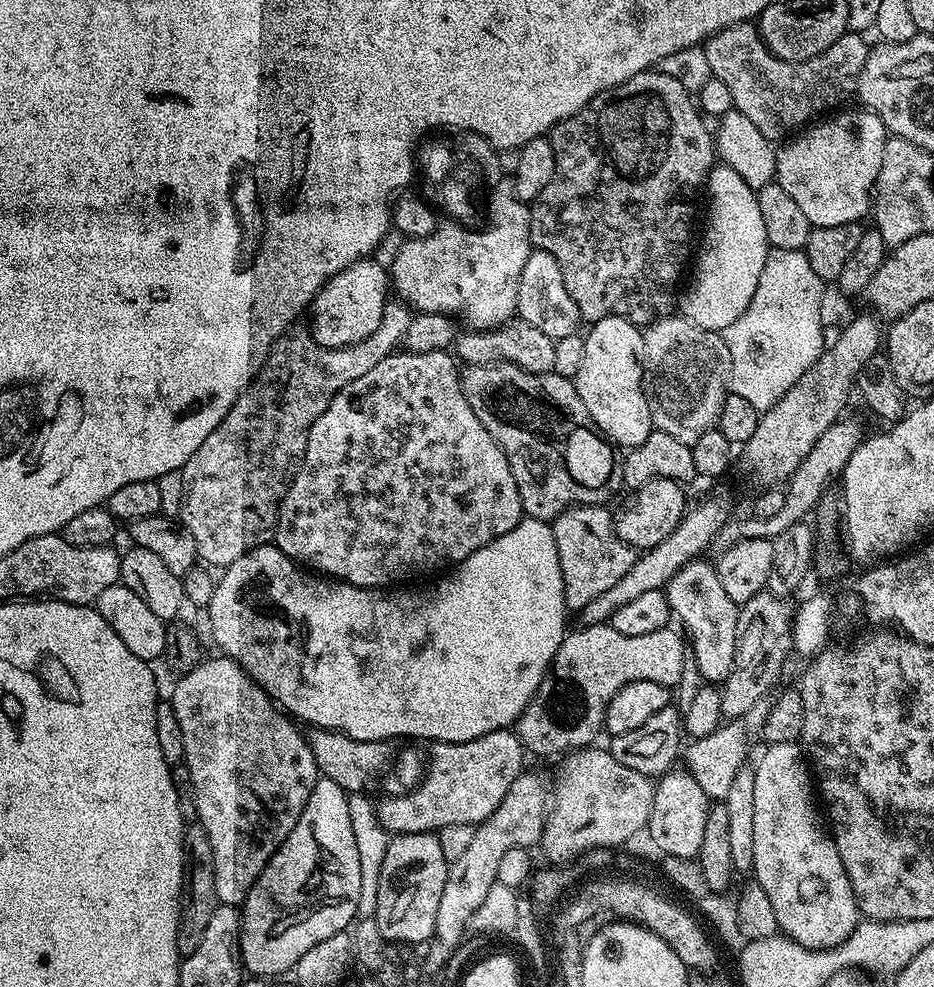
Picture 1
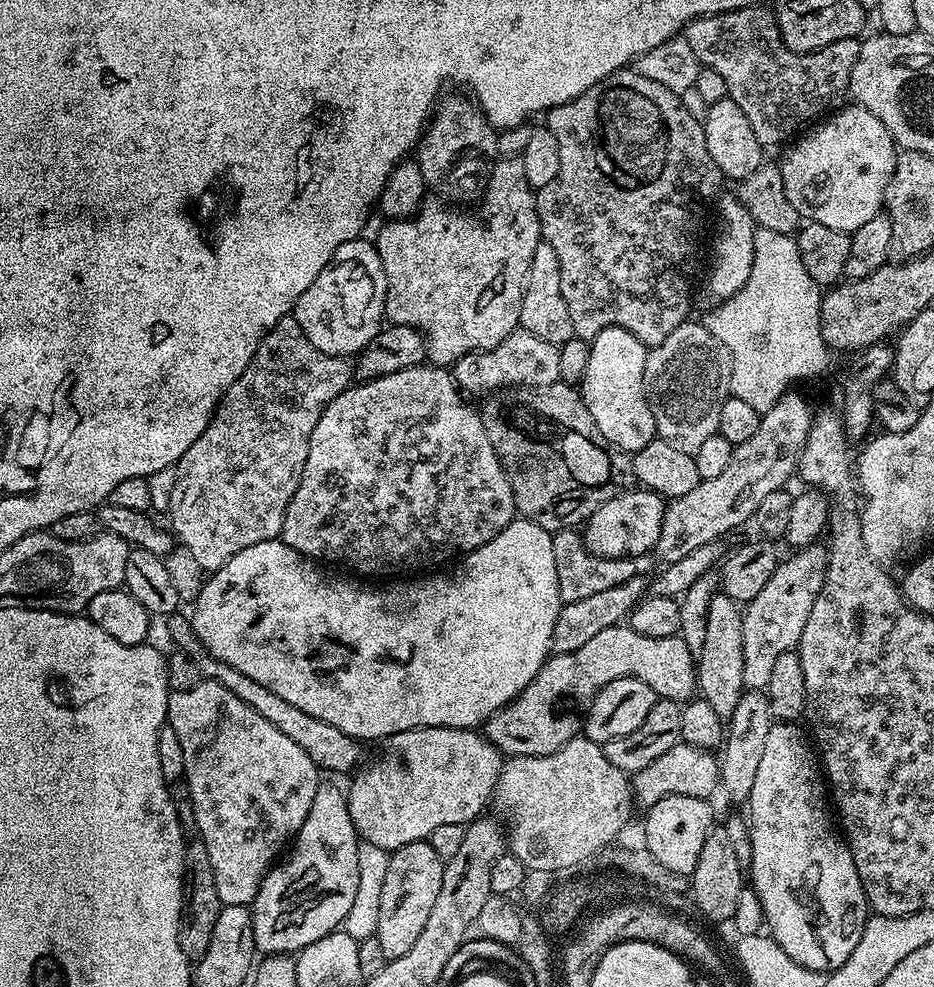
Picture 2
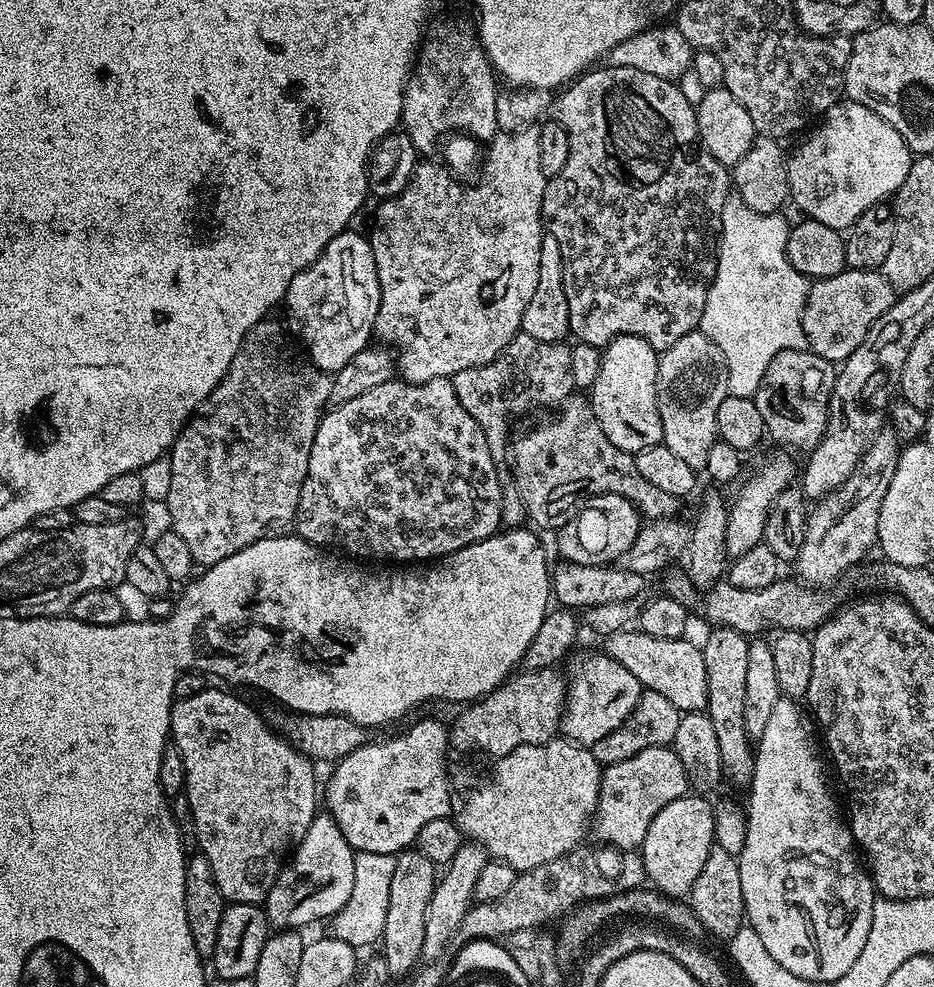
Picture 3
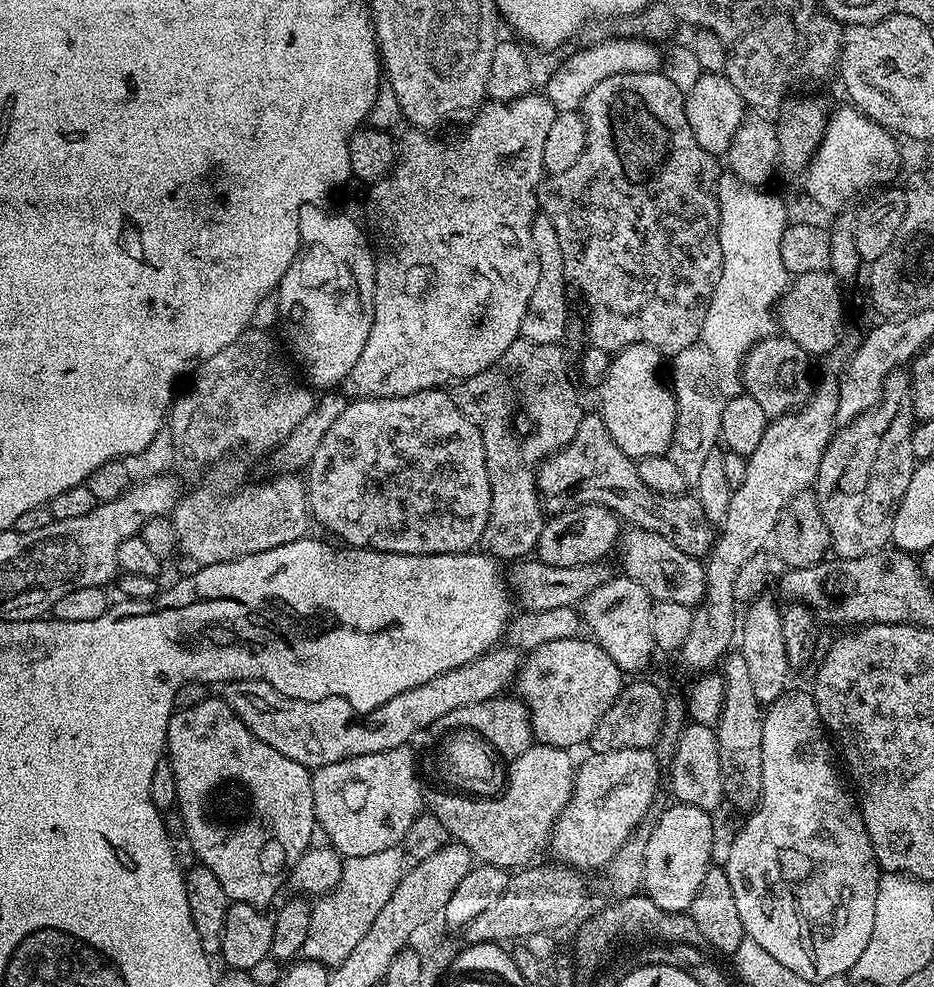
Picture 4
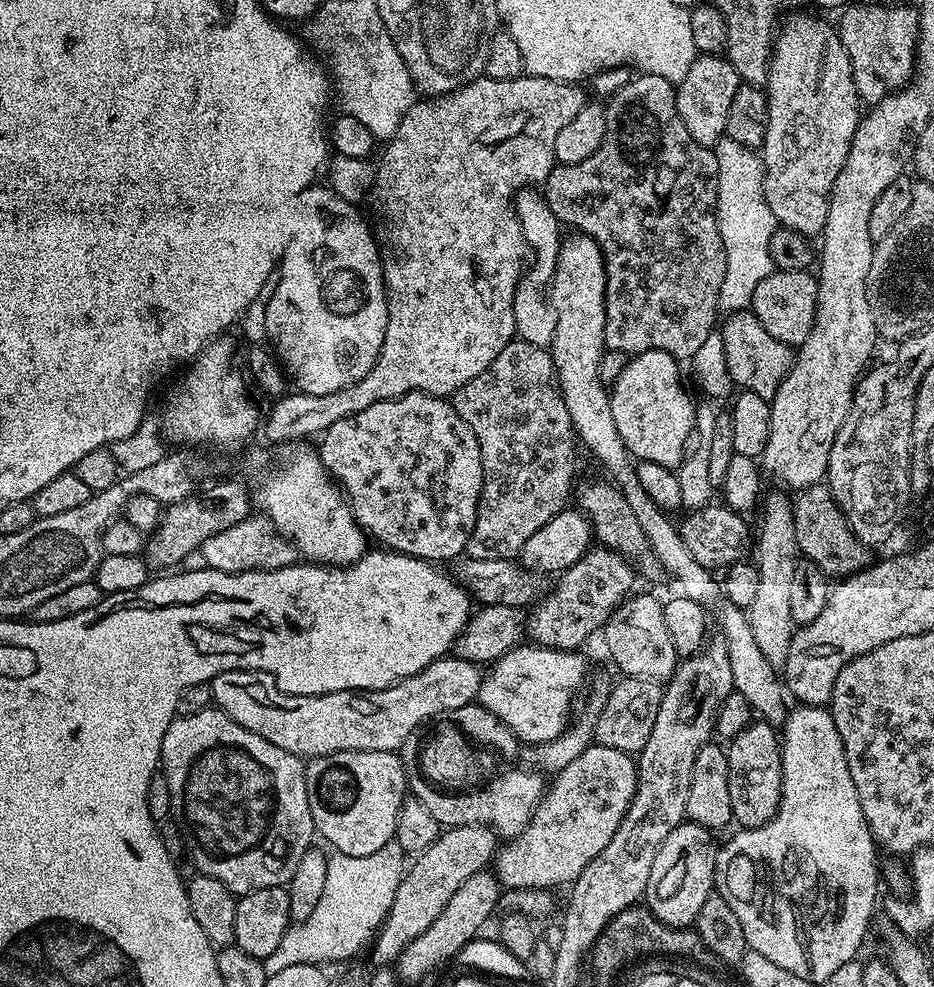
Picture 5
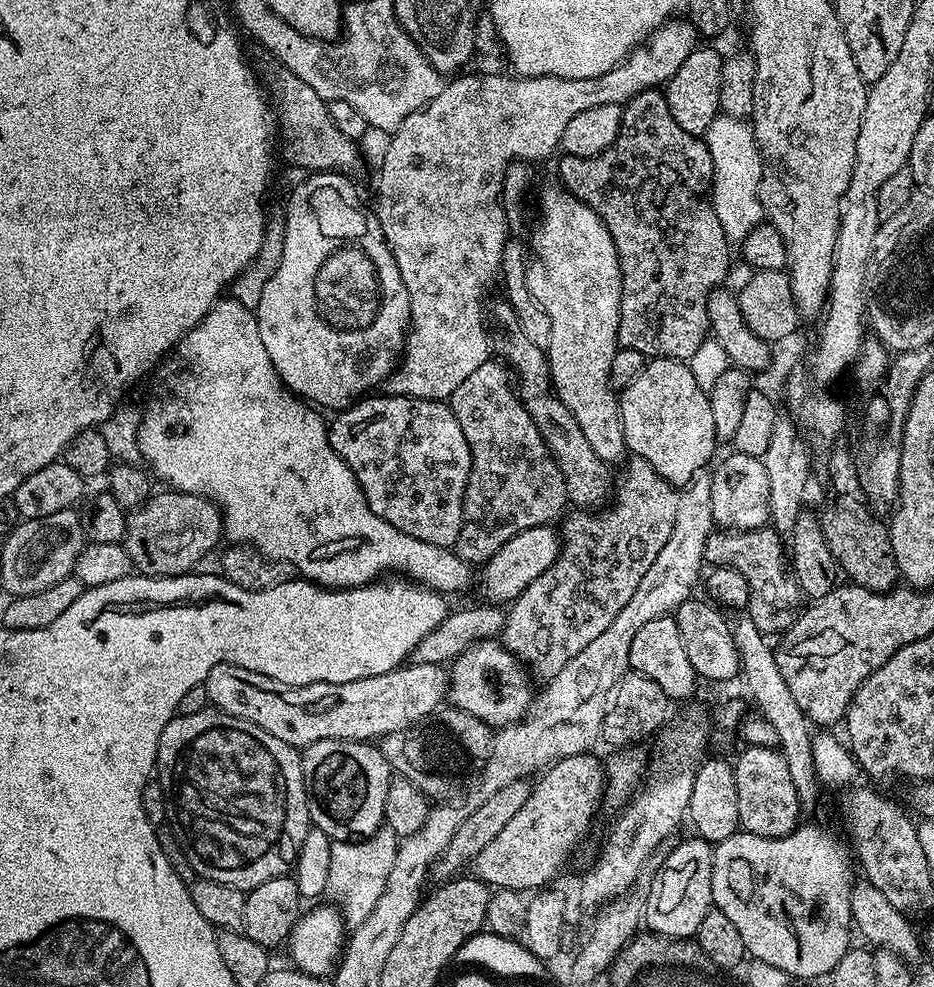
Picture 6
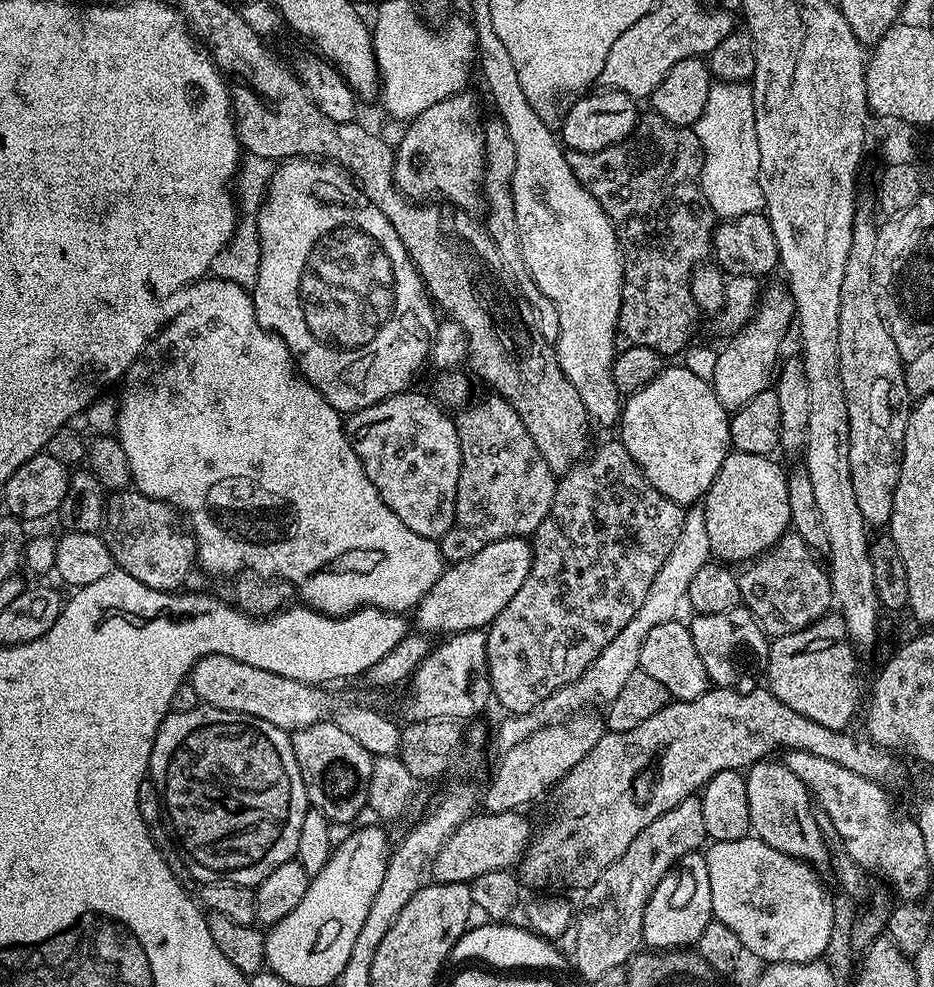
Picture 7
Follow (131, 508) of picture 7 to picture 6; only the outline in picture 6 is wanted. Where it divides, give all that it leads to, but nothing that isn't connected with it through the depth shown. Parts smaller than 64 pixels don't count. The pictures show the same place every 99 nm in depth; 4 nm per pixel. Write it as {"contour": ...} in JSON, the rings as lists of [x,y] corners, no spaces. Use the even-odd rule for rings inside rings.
{"contour":[[[175,490],[157,491],[148,497],[145,504],[128,512],[123,546],[133,569],[142,576],[182,576],[192,568],[219,540],[222,540],[222,517],[219,508],[205,496],[195,496]]]}

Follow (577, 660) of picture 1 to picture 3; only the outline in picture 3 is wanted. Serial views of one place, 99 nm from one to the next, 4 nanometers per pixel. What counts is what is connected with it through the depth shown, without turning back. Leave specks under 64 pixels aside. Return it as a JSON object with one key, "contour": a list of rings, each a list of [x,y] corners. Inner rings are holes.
{"contour":[[[625,630],[607,637],[603,644],[603,651],[626,666],[626,670],[630,670],[634,678],[638,678],[641,686],[649,692],[666,694],[666,698],[674,702],[681,714],[707,709],[706,662],[704,649],[699,643],[691,644],[688,638],[650,638],[650,634],[639,630]],[[537,668],[521,671],[490,694],[471,701],[463,710],[457,711],[460,713],[448,728],[448,737],[455,737],[457,744],[476,741],[481,747],[491,749],[493,758],[510,754],[522,746],[544,744],[547,740],[557,739],[561,731],[567,695],[566,676],[560,670]]]}

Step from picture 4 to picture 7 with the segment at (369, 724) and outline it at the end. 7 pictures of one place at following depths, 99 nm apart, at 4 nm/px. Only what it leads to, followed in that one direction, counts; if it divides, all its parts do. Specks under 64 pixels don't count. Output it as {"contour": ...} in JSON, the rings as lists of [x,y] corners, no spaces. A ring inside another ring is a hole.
{"contour":[[[210,654],[193,666],[190,673],[190,683],[198,698],[209,708],[230,710],[234,714],[250,714],[254,718],[262,718],[262,722],[270,722],[286,733],[294,733],[299,728],[314,726],[325,719],[328,712],[328,696],[323,687],[314,684],[303,684],[290,678],[282,678],[278,674],[270,674],[270,670],[258,670],[258,666],[250,666],[246,662],[238,662],[229,656]]]}

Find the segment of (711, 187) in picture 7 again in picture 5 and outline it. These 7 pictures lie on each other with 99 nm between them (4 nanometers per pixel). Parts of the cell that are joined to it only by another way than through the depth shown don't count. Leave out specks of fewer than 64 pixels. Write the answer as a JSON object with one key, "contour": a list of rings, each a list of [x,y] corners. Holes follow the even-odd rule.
{"contour":[[[727,138],[717,142],[718,186],[716,187],[716,221],[726,246],[726,278],[722,278],[720,308],[740,310],[754,298],[758,282],[774,270],[768,247],[778,227],[764,197],[764,162],[753,149]]]}

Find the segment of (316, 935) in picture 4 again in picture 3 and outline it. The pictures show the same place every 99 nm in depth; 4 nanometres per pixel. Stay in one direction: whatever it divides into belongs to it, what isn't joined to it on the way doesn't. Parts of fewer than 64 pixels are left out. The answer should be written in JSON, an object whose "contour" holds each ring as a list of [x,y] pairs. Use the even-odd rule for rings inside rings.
{"contour":[[[356,852],[354,860],[354,886],[350,898],[330,917],[330,934],[335,940],[346,942],[351,948],[363,950],[379,941],[386,926],[386,906],[390,906],[390,882],[394,878],[396,856]]]}

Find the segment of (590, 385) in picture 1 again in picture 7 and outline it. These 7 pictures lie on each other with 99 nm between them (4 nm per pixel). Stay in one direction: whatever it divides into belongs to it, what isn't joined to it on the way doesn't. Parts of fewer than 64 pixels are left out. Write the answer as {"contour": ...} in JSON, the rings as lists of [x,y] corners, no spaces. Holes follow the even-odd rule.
{"contour":[[[664,366],[654,379],[642,386],[642,390],[623,401],[618,421],[618,439],[626,446],[626,450],[630,450],[630,458],[634,458],[634,462],[640,467],[650,486],[658,490],[658,494],[666,494],[666,498],[678,505],[692,506],[703,501],[732,448],[729,419],[730,414],[724,409],[722,402],[718,402],[709,381],[697,378],[682,366]]]}

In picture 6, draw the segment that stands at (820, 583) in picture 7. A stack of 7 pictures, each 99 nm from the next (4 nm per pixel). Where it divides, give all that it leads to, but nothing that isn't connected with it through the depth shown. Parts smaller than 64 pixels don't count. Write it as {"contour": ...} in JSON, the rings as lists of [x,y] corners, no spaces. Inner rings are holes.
{"contour":[[[771,526],[755,528],[749,532],[735,530],[713,530],[706,538],[704,559],[709,565],[717,568],[733,568],[746,578],[750,586],[750,602],[746,615],[765,634],[783,634],[796,621],[801,611],[802,593],[789,561],[786,559],[786,548],[780,545],[781,533]]]}

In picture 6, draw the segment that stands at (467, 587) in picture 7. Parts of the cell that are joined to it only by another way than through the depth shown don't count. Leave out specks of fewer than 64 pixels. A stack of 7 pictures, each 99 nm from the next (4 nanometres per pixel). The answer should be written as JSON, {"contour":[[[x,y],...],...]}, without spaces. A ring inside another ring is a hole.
{"contour":[[[534,526],[514,534],[514,538],[510,538],[510,542],[506,542],[506,546],[502,546],[502,550],[479,569],[478,588],[480,584],[480,592],[484,595],[481,597],[497,606],[511,604],[522,590],[526,590],[526,586],[530,586],[530,582],[534,582],[534,578],[538,578],[538,574],[546,574],[546,570],[554,566],[561,543],[557,529],[552,526]]]}

